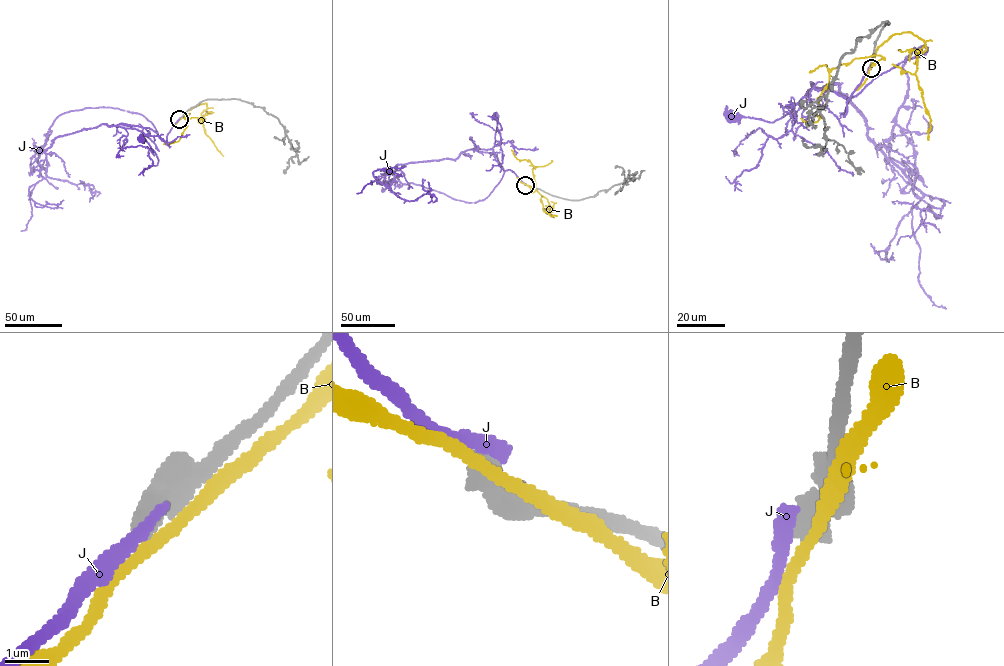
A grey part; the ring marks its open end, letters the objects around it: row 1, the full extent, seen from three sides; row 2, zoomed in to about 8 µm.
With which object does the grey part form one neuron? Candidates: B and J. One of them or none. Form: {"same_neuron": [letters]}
{"same_neuron": []}

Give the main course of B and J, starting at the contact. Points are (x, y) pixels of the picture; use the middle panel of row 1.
B: (526, 185), (547, 199), (549, 213), (543, 208), (543, 211), (557, 216)
J: (525, 184), (511, 170), (504, 170), (493, 154), (495, 115)

